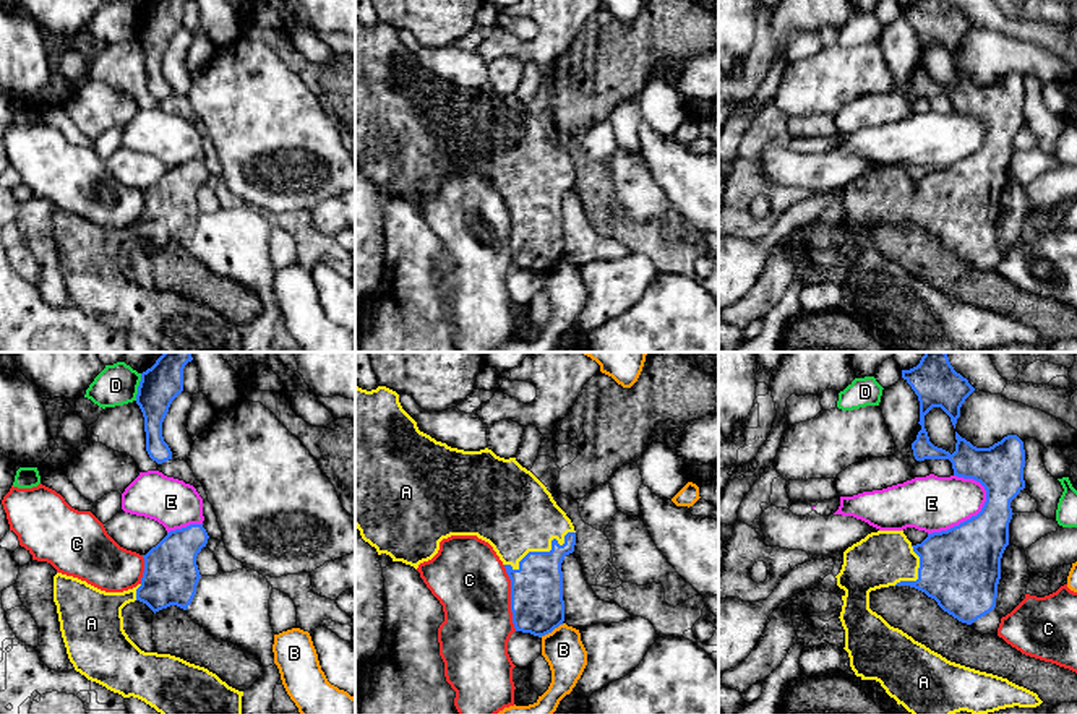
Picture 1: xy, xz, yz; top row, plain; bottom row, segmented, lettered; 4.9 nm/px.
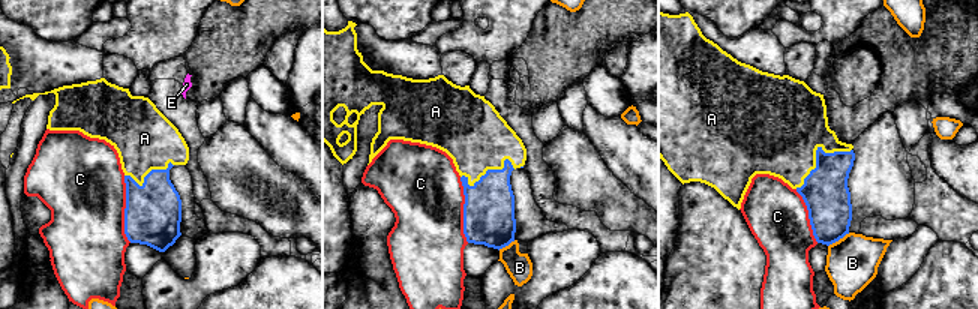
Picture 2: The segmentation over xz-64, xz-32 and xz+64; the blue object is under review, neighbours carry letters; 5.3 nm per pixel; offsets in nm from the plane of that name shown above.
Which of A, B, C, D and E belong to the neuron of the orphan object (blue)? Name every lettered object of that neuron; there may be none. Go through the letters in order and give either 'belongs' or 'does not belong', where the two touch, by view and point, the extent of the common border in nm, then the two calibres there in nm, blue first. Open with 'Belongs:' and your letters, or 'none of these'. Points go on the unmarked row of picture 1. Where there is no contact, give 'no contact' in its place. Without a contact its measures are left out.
Belongs: A
A: belongs | xz (544, 189) | 400 nm | 260/400 nm
B: does not belong | xz (552, 266) | 140 nm | 260/200 nm
C: does not belong | xz (511, 234) | 340 nm | 260/360 nm
D: does not belong | xy (138, 23) | 140 nm | 200/200 nm
E: does not belong | yz (967, 156) | 380 nm | 400/280 nm

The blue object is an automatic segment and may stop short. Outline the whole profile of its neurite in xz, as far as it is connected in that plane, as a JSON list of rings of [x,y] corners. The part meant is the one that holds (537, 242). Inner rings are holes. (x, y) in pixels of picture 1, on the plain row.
[[[355,21],[355,164],[378,191],[386,190],[393,198],[415,206],[438,190],[443,175],[477,172],[493,183],[511,216],[516,268],[542,274],[564,258],[561,200],[574,188],[576,167],[547,123],[516,94],[500,94],[488,84],[451,84],[420,68],[417,58],[402,45],[399,31],[386,23],[367,28]]]

